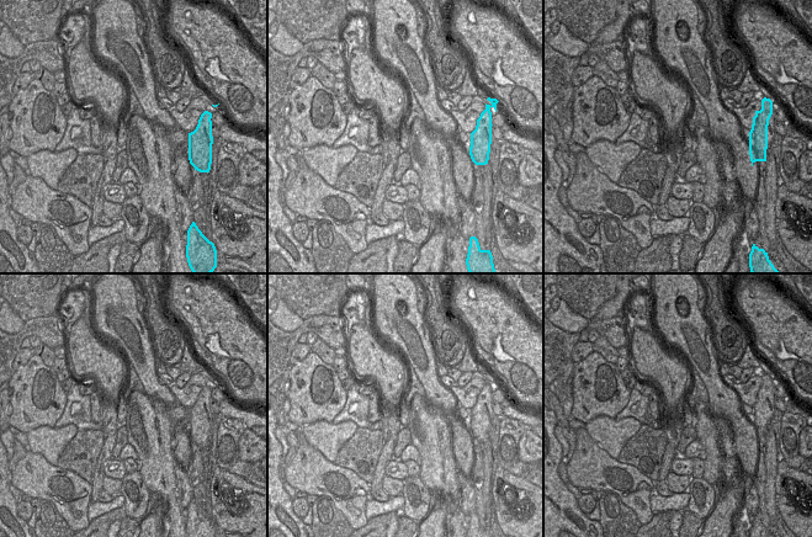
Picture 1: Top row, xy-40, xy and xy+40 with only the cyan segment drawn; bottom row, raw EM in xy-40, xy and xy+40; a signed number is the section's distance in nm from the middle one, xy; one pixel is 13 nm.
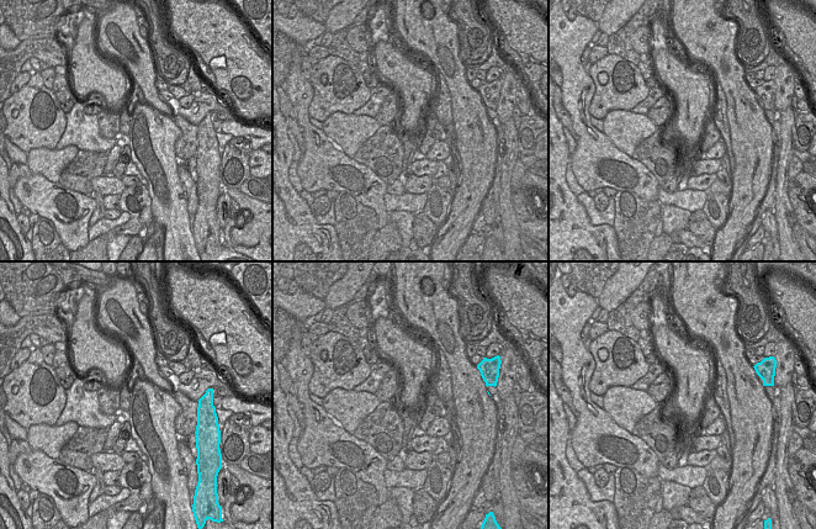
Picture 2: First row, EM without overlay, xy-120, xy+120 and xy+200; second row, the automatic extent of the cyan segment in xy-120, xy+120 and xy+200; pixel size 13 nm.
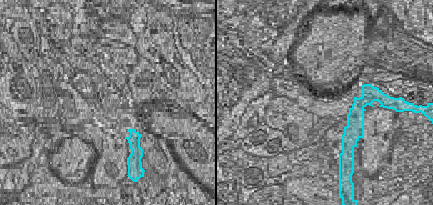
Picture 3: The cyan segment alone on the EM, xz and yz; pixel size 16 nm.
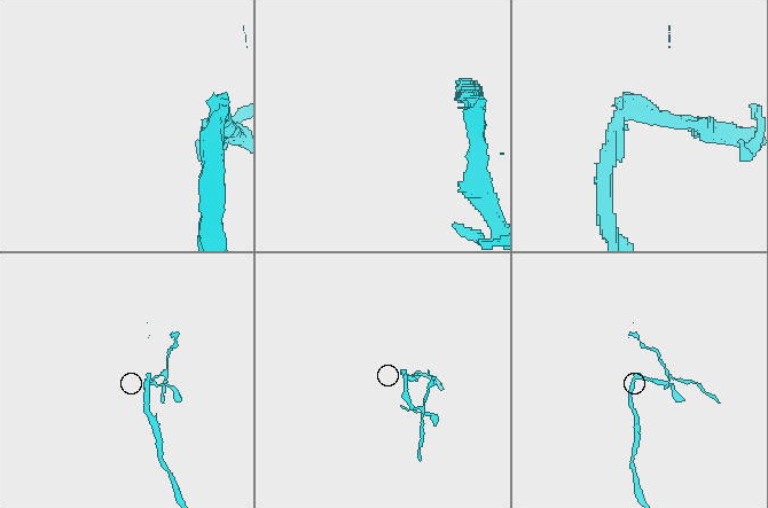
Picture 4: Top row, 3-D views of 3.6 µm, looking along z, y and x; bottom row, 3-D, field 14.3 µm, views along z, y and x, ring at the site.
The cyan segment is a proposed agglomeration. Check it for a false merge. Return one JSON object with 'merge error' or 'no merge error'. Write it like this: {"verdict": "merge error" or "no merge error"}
{"verdict": "merge error"}

